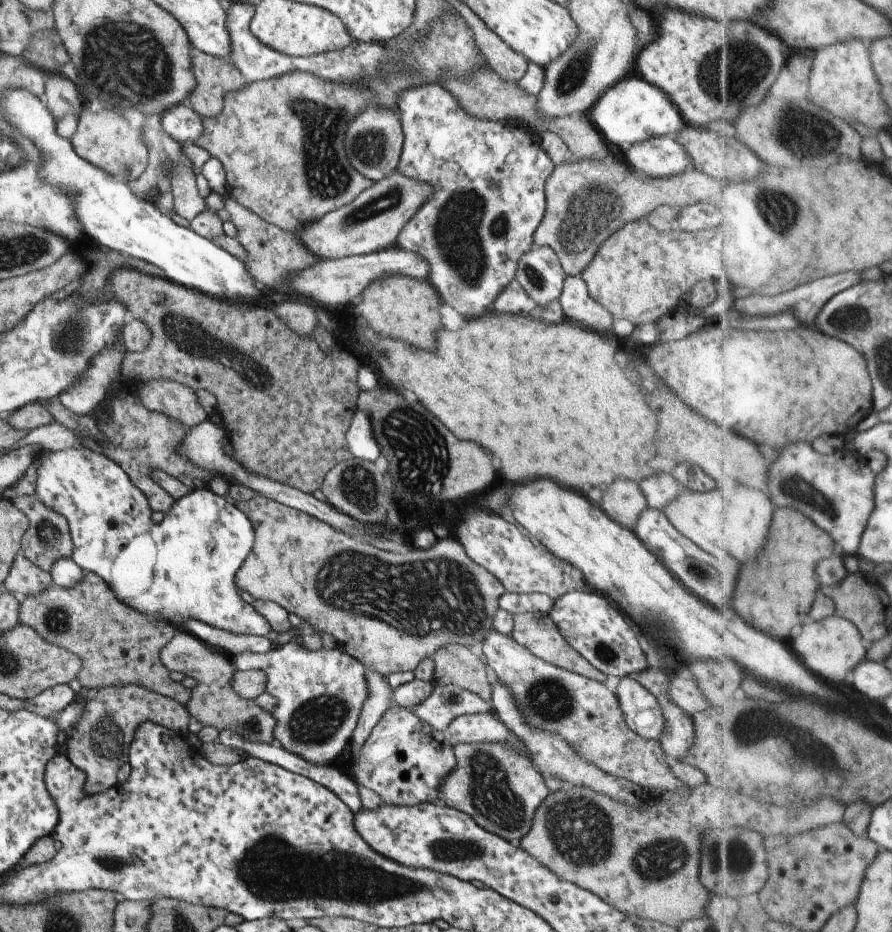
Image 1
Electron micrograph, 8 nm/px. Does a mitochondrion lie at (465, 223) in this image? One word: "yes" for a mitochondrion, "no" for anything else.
yes

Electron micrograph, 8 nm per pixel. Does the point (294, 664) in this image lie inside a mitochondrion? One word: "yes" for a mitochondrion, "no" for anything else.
no

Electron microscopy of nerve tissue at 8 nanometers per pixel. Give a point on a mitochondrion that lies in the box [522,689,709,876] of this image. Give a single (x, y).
(581, 830)

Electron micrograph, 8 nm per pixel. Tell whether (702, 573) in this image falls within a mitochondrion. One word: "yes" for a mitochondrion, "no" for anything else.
yes

